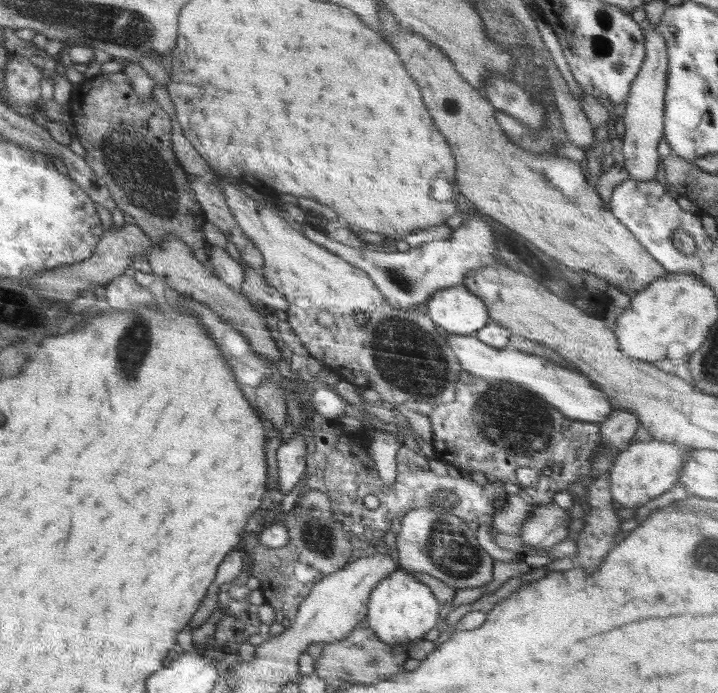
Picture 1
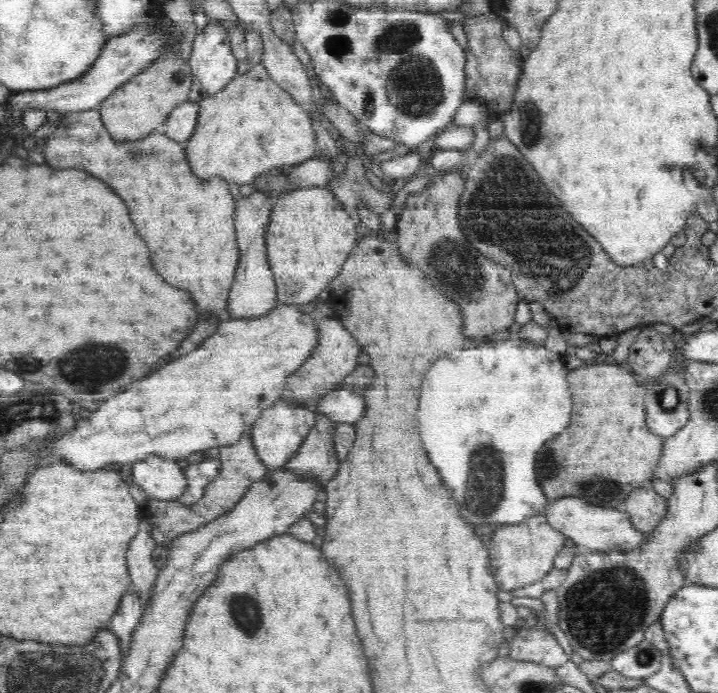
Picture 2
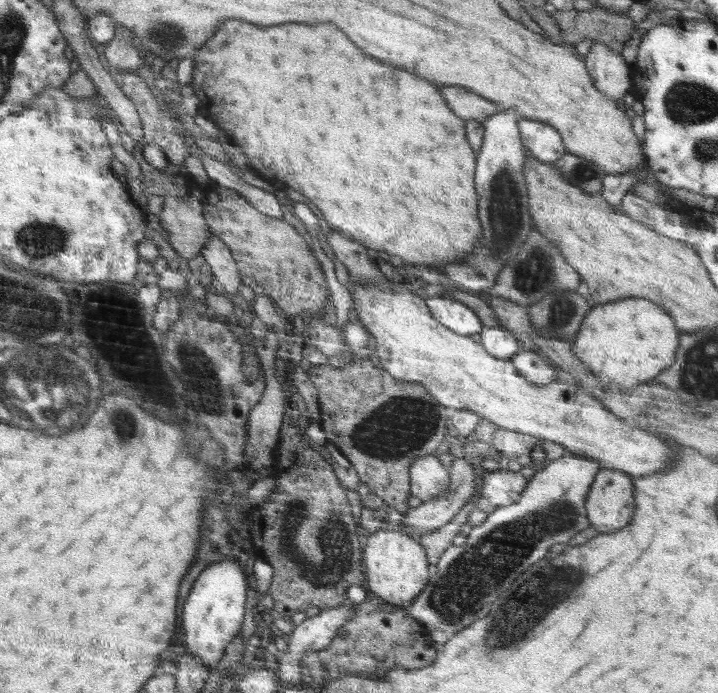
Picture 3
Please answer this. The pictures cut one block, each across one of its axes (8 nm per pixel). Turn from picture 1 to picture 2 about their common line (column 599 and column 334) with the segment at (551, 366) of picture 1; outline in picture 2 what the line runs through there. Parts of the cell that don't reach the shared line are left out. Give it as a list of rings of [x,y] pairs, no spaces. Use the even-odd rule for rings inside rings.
[[[338,388],[322,395],[316,408],[332,423],[355,425],[364,414],[364,400],[350,389]]]

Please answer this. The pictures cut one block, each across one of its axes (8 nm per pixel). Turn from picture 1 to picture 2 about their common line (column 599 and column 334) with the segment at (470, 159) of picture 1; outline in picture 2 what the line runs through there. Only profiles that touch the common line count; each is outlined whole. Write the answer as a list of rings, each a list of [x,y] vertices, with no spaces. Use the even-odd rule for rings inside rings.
[[[311,184],[280,195],[274,203],[265,236],[278,302],[312,305],[316,298],[325,297],[328,282],[340,274],[358,237],[359,228],[327,186]]]

